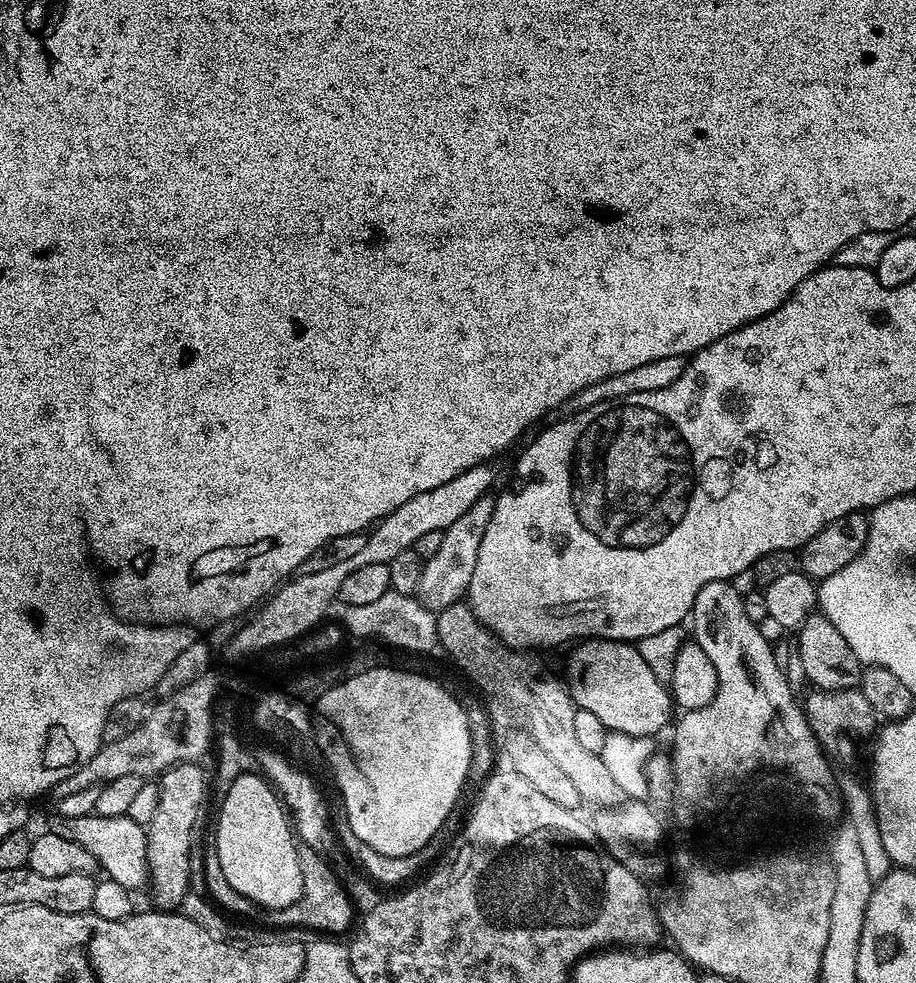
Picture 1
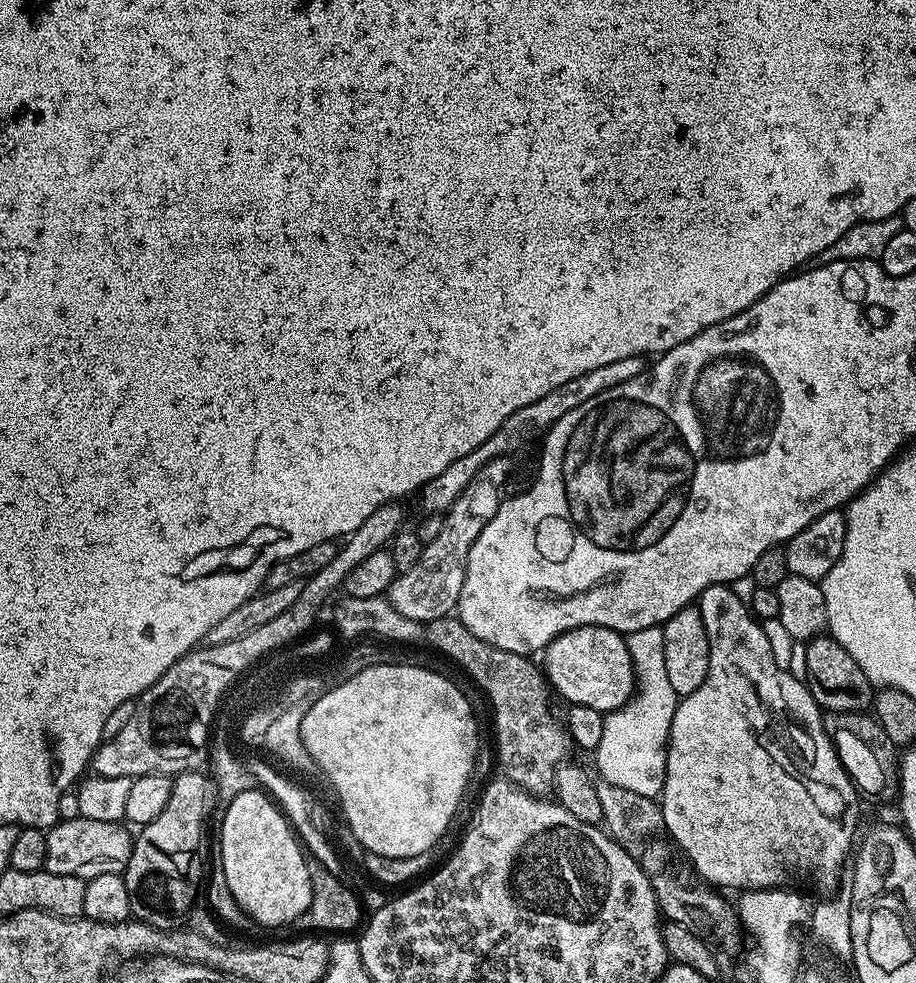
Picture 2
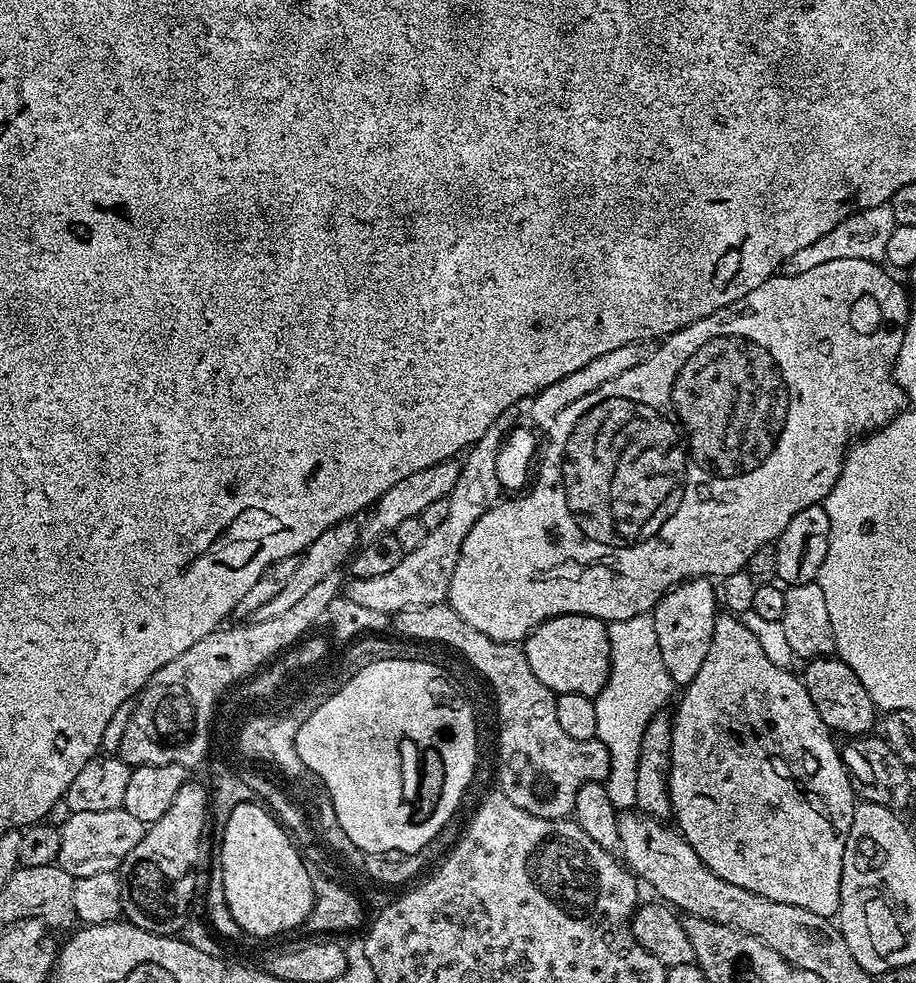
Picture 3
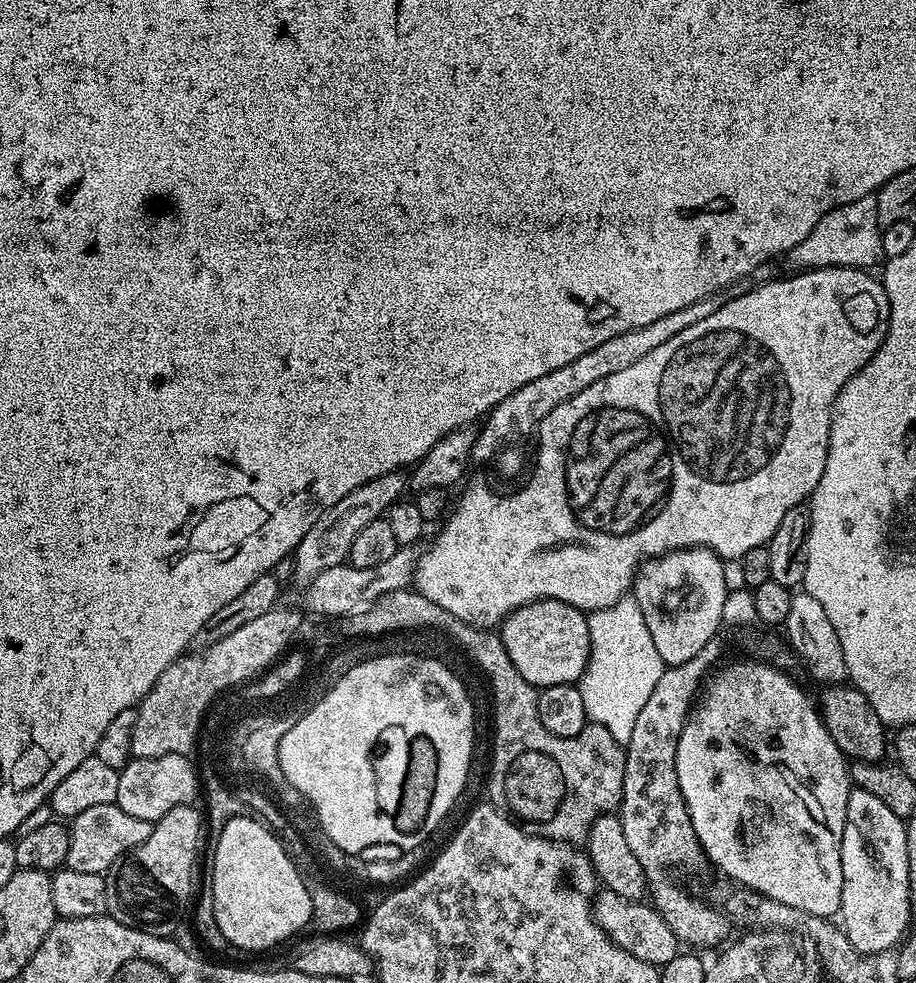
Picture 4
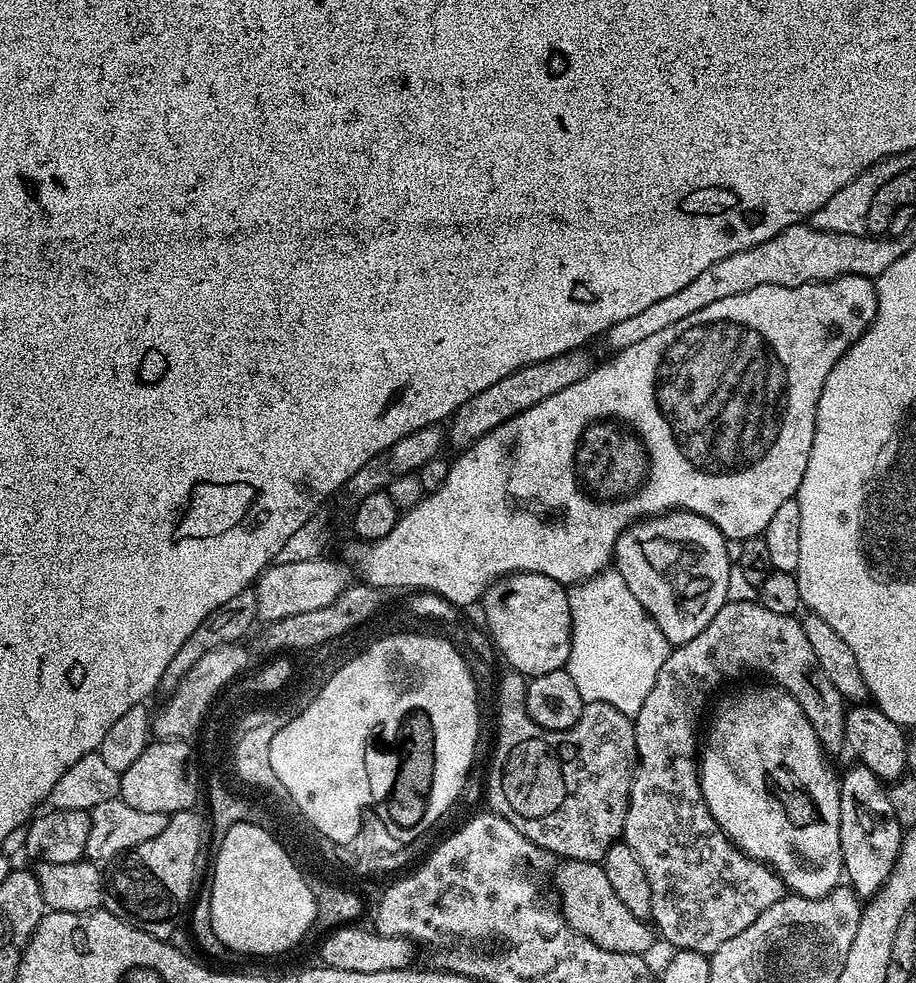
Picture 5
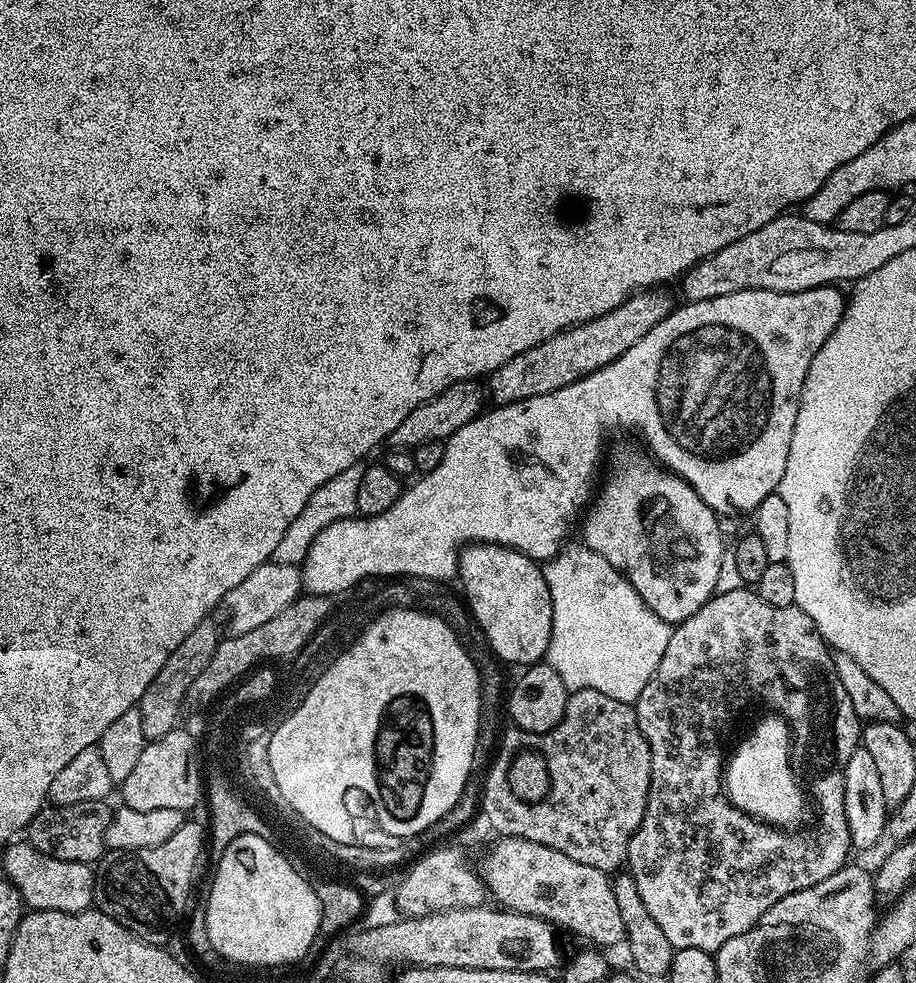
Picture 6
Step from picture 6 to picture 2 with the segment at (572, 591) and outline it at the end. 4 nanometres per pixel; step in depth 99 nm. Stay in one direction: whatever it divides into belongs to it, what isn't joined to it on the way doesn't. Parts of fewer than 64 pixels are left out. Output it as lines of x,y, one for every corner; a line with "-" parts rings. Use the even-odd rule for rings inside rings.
663,627
647,628
627,637
632,668
636,671
634,695
621,708
604,717
602,742
594,749
599,779
653,798
664,790
664,769
668,763
668,735
676,713
676,688
668,681
668,663
664,657

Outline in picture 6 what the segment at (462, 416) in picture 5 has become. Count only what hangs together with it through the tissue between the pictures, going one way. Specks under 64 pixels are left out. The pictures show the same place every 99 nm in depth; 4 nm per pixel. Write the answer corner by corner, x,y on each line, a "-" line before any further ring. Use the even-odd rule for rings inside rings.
664,290
637,292
614,310
567,328
564,332
554,334
554,338
546,338
546,342
510,358
510,362
487,377
487,395
493,405
499,406
562,390
562,386
570,386
617,360
623,352
630,350
630,346
634,346
634,342
638,342
650,329
658,326
658,322
662,322
662,318
666,318
673,307
674,301

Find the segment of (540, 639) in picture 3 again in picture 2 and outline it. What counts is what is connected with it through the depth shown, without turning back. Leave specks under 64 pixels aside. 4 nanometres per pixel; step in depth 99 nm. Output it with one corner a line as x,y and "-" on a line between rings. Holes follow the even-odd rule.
578,626
574,630
555,636
544,649
542,659
544,659
542,668
549,685
555,691
557,688
568,699
569,705
590,706
590,710
607,714
615,708
621,708
634,695
636,671
632,668
627,639
621,633
610,630
606,626

